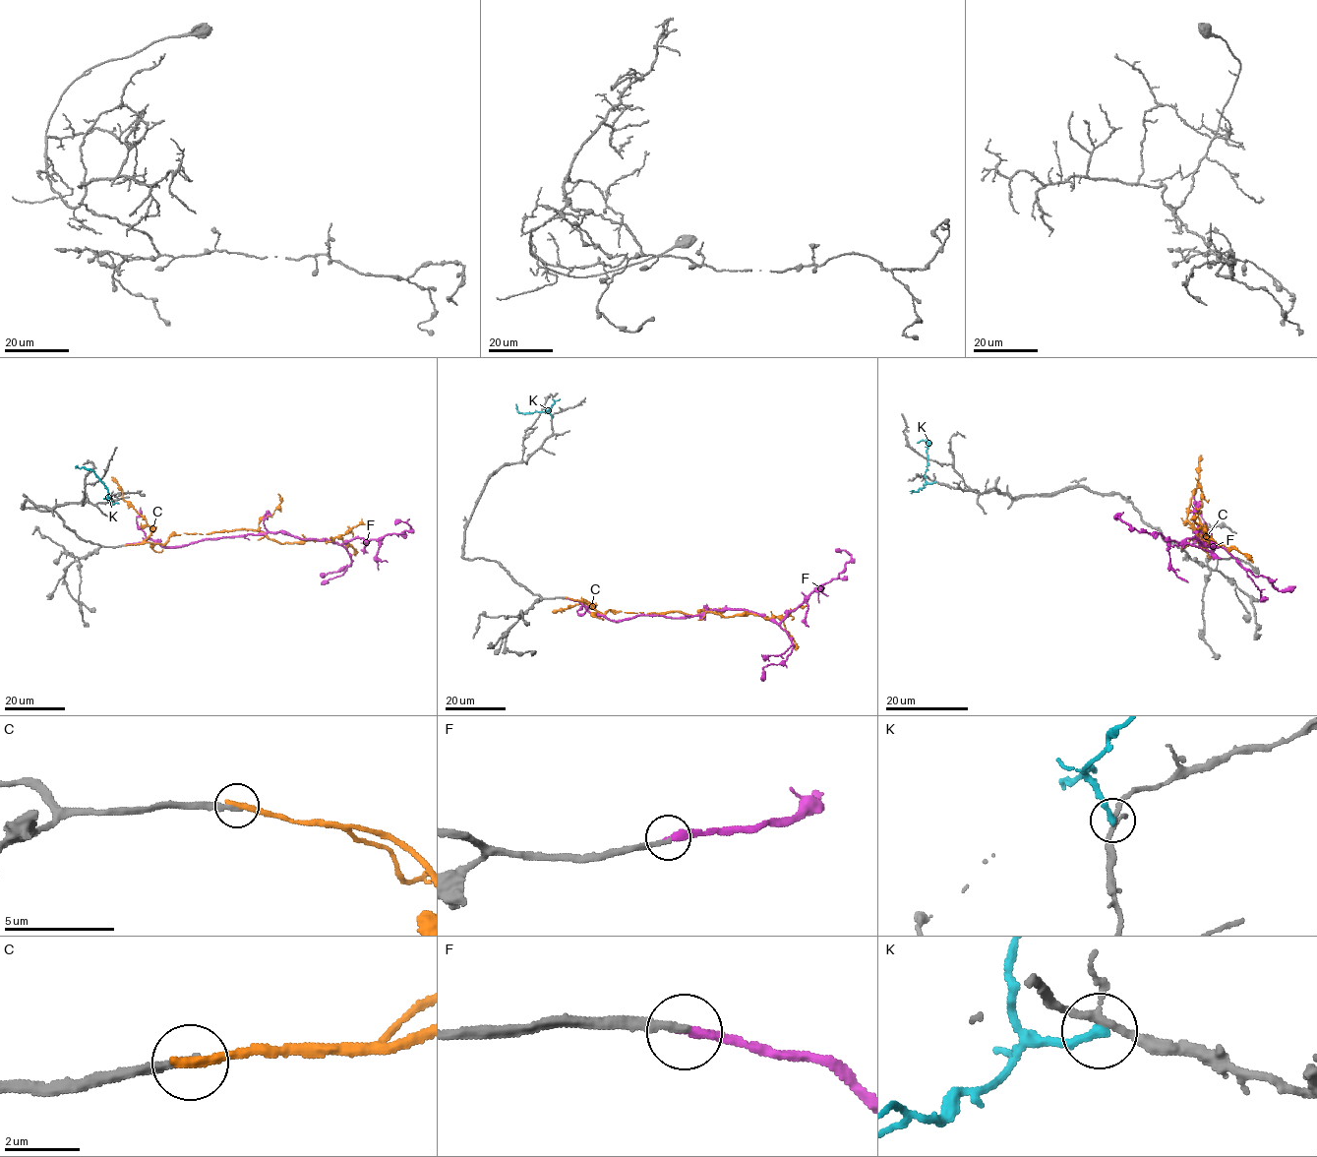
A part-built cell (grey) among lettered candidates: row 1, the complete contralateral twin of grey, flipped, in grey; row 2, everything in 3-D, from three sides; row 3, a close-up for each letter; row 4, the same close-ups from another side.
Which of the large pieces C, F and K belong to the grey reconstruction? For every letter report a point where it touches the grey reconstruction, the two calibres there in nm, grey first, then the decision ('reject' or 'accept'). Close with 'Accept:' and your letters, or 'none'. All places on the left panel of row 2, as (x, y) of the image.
C: meets grey at (125, 545); 260 nm thick on the grey side, 280 nm on the other; reject
F: meets grey at (126, 544); 220 nm thick on the grey side, 280 nm on the other; accept
K: meets grey at (111, 497); 180 nm thick on the grey side, 280 nm on the other; reject
Accept: F

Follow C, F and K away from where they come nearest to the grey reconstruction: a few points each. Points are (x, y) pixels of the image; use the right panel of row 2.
C: (1181, 548), (1203, 548), (1198, 536), (1206, 527), (1200, 538), (1207, 546), (1208, 537), (1233, 546), (1253, 562)
F: (1182, 547), (1200, 538), (1213, 550), (1198, 529), (1198, 539), (1216, 546), (1167, 540), (1114, 518)
K: (934, 482), (925, 480), (929, 442), (917, 443)

